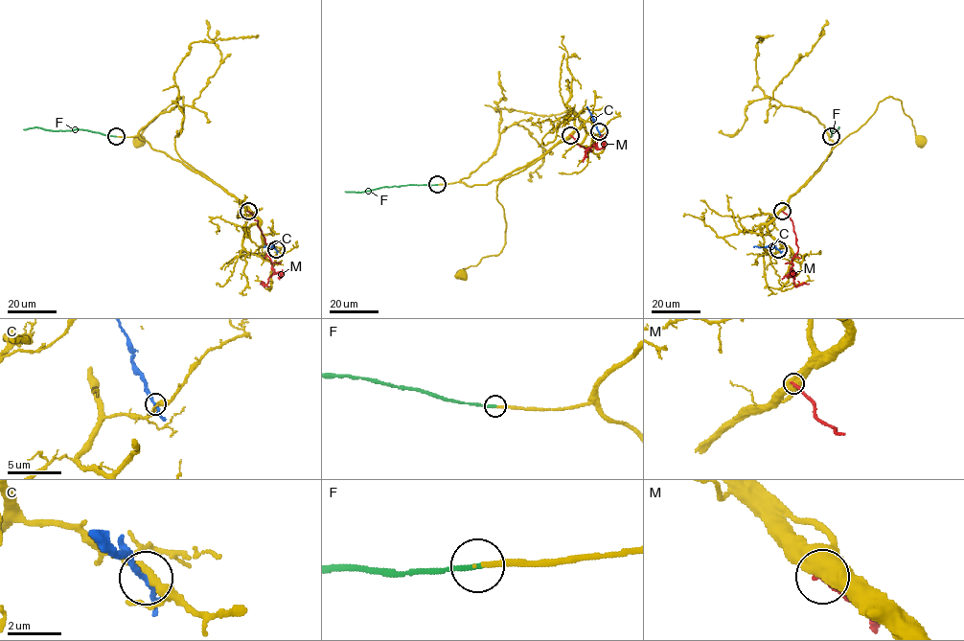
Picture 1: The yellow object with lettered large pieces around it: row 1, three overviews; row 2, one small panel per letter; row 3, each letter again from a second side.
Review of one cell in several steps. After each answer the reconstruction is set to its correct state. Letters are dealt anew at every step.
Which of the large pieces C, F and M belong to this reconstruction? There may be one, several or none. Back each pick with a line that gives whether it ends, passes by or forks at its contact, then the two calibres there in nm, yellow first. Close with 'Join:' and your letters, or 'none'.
F: it ends there; 180 nm thick on the yellow side, 200 nm on the other
Join: F

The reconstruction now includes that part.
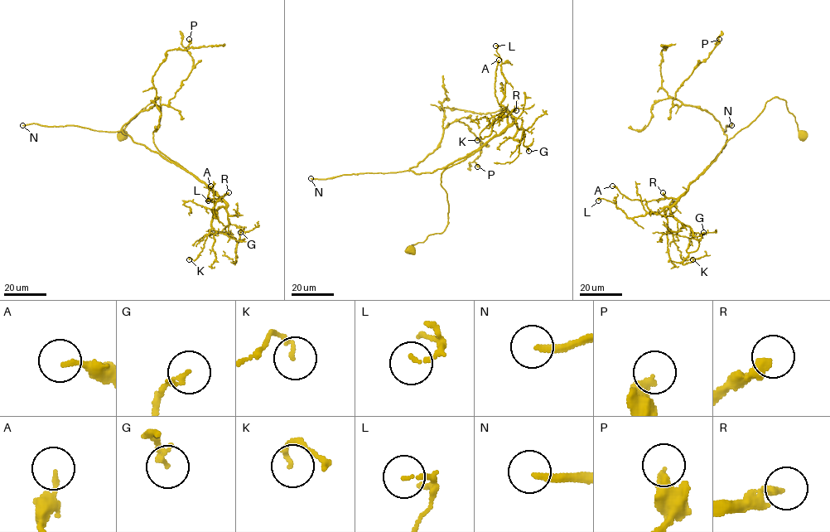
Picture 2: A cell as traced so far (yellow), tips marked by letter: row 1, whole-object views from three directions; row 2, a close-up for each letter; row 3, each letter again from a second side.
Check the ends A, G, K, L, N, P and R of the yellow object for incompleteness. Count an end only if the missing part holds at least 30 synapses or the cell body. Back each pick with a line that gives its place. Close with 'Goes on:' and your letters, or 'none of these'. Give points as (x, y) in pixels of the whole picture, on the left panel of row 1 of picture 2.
N: at (22, 125)
R: at (229, 192)
Goes on: N, R

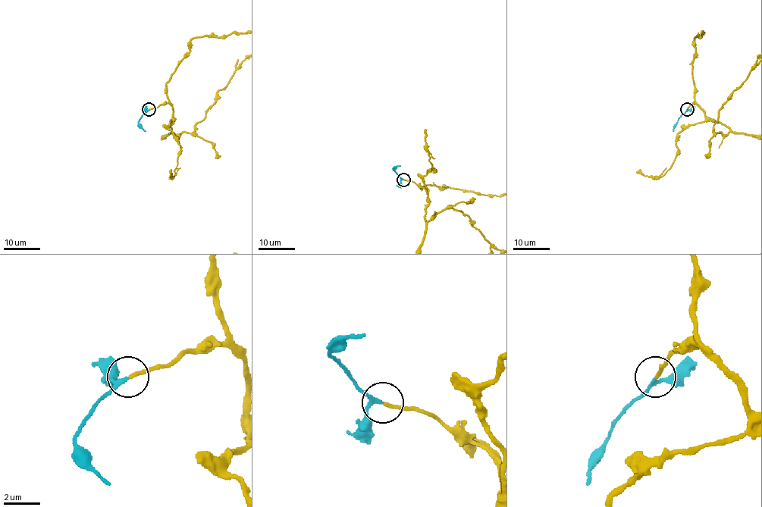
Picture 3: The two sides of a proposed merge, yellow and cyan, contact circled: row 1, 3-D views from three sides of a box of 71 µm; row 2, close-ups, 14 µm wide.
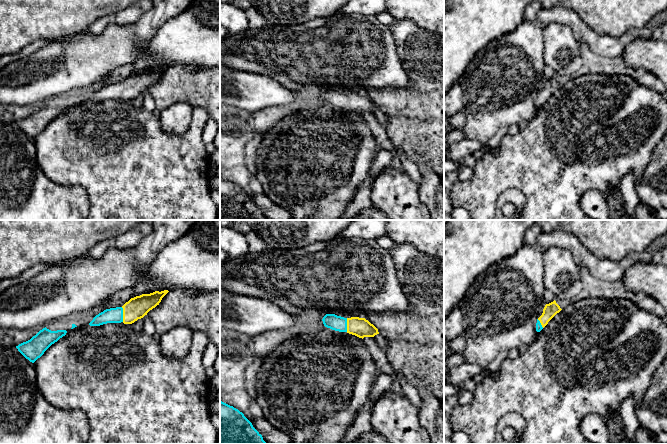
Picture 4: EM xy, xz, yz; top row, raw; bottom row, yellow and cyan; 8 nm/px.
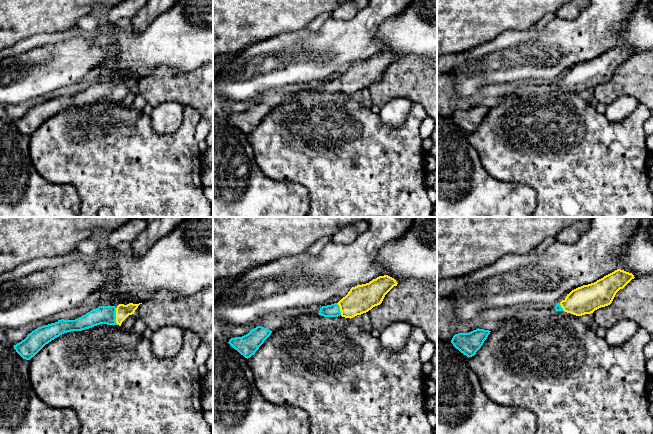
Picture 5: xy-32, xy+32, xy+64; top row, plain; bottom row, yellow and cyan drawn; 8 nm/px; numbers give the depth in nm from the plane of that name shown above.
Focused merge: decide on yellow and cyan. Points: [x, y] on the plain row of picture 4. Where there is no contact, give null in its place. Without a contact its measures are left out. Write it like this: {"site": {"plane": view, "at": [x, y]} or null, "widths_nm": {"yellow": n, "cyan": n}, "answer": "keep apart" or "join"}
{"site": {"plane": "xy", "at": [123, 90]}, "widths_nm": {"yellow": 180, "cyan": 130}, "answer": "join"}

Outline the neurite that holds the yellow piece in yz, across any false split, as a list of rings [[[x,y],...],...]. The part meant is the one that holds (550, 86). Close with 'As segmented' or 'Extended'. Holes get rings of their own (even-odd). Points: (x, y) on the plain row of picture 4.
[[[555,76],[549,80],[546,80],[542,91],[537,95],[536,107],[540,108],[548,100],[548,98],[561,86],[562,85]]]. Extended

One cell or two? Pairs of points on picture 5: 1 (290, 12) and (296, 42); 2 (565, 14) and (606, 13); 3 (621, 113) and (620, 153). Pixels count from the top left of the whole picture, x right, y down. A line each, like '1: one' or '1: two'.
1: two
2: two
3: two

